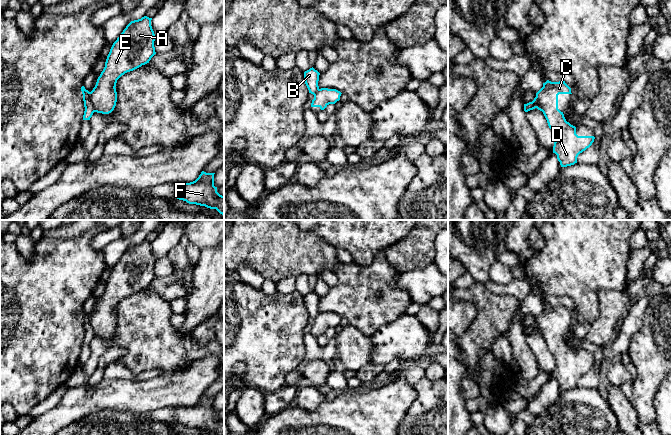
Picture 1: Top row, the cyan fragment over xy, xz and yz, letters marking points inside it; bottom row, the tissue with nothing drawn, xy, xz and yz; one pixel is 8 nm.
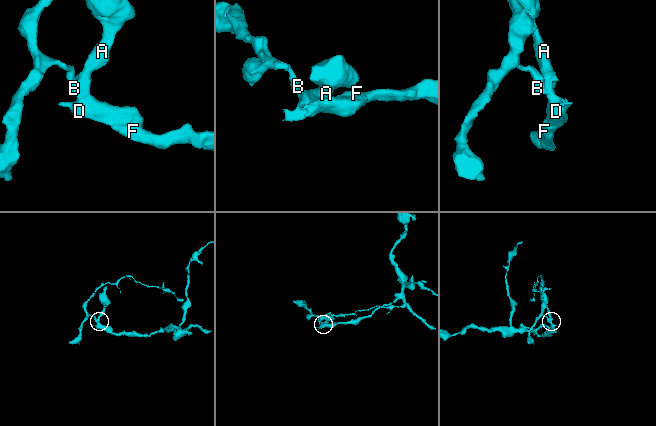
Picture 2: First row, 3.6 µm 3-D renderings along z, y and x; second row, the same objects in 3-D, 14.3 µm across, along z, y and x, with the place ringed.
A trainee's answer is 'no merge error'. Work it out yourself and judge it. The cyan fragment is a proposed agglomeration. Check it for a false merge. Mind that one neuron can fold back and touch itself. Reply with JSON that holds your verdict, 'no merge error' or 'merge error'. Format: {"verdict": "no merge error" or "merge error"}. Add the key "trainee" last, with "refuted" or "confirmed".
{"verdict": "merge error", "trainee": "refuted"}

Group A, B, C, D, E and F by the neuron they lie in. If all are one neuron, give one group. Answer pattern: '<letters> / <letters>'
A C D E F / B

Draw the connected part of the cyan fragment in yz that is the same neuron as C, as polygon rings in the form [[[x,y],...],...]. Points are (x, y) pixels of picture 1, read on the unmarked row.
[[[563,303],[559,306],[547,304],[536,321],[553,356],[553,377],[557,379],[561,391],[567,391],[577,387],[578,379],[592,369],[595,361],[576,358],[576,351],[567,346],[563,336],[558,333],[559,318],[572,318],[571,312]]]

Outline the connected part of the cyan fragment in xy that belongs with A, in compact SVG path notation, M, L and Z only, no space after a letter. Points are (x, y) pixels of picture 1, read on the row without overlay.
M147 240L131 245L113 267L105 291L91 315L94 336L109 338L117 326L117 304L127 296L149 287L156 278L156 263Z

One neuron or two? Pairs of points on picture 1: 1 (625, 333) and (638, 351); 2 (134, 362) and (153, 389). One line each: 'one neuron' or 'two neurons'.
1: two neurons
2: two neurons

